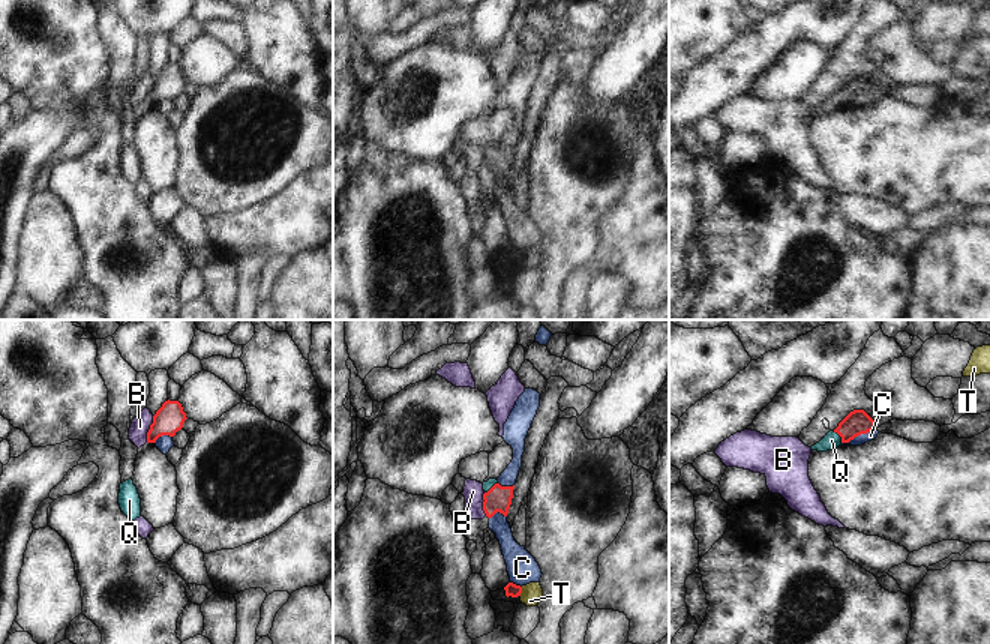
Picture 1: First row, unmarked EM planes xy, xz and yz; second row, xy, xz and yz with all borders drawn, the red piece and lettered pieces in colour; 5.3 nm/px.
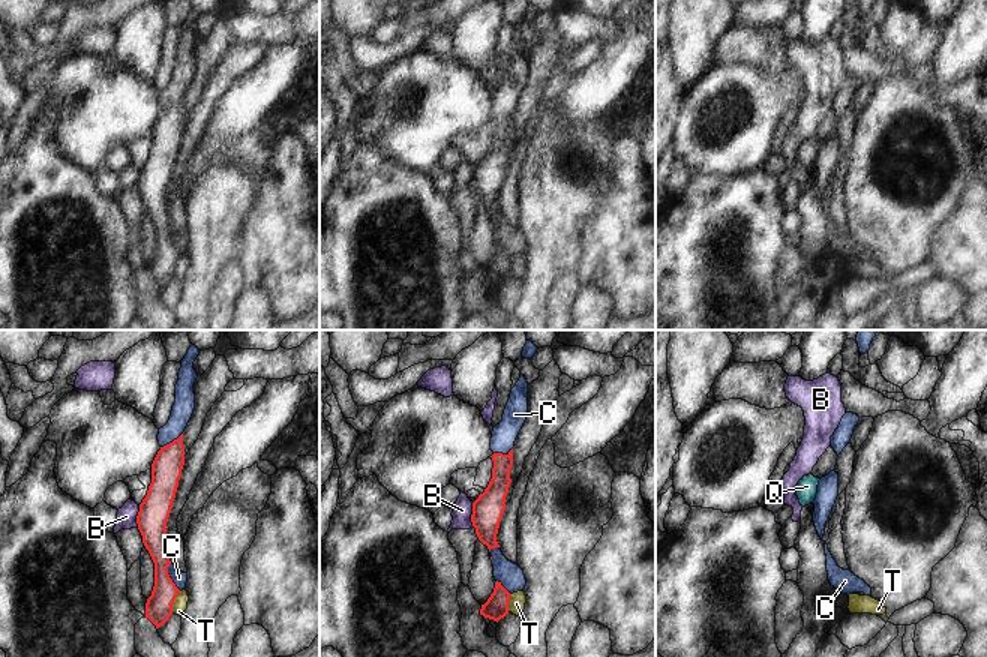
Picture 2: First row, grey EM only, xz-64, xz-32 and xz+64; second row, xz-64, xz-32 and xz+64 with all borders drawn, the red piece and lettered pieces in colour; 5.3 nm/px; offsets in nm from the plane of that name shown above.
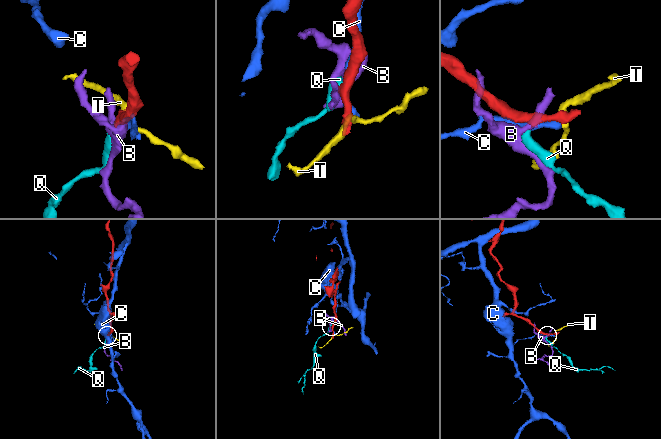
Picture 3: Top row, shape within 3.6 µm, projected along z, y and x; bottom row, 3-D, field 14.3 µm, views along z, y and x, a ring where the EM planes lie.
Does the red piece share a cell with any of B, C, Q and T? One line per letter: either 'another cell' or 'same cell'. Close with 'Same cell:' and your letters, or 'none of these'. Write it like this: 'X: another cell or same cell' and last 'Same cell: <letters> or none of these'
B: another cell
C: another cell
Q: same cell
T: another cell
Same cell: Q

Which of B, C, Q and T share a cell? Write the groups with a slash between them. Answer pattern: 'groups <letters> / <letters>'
groups B / C / Q / T

